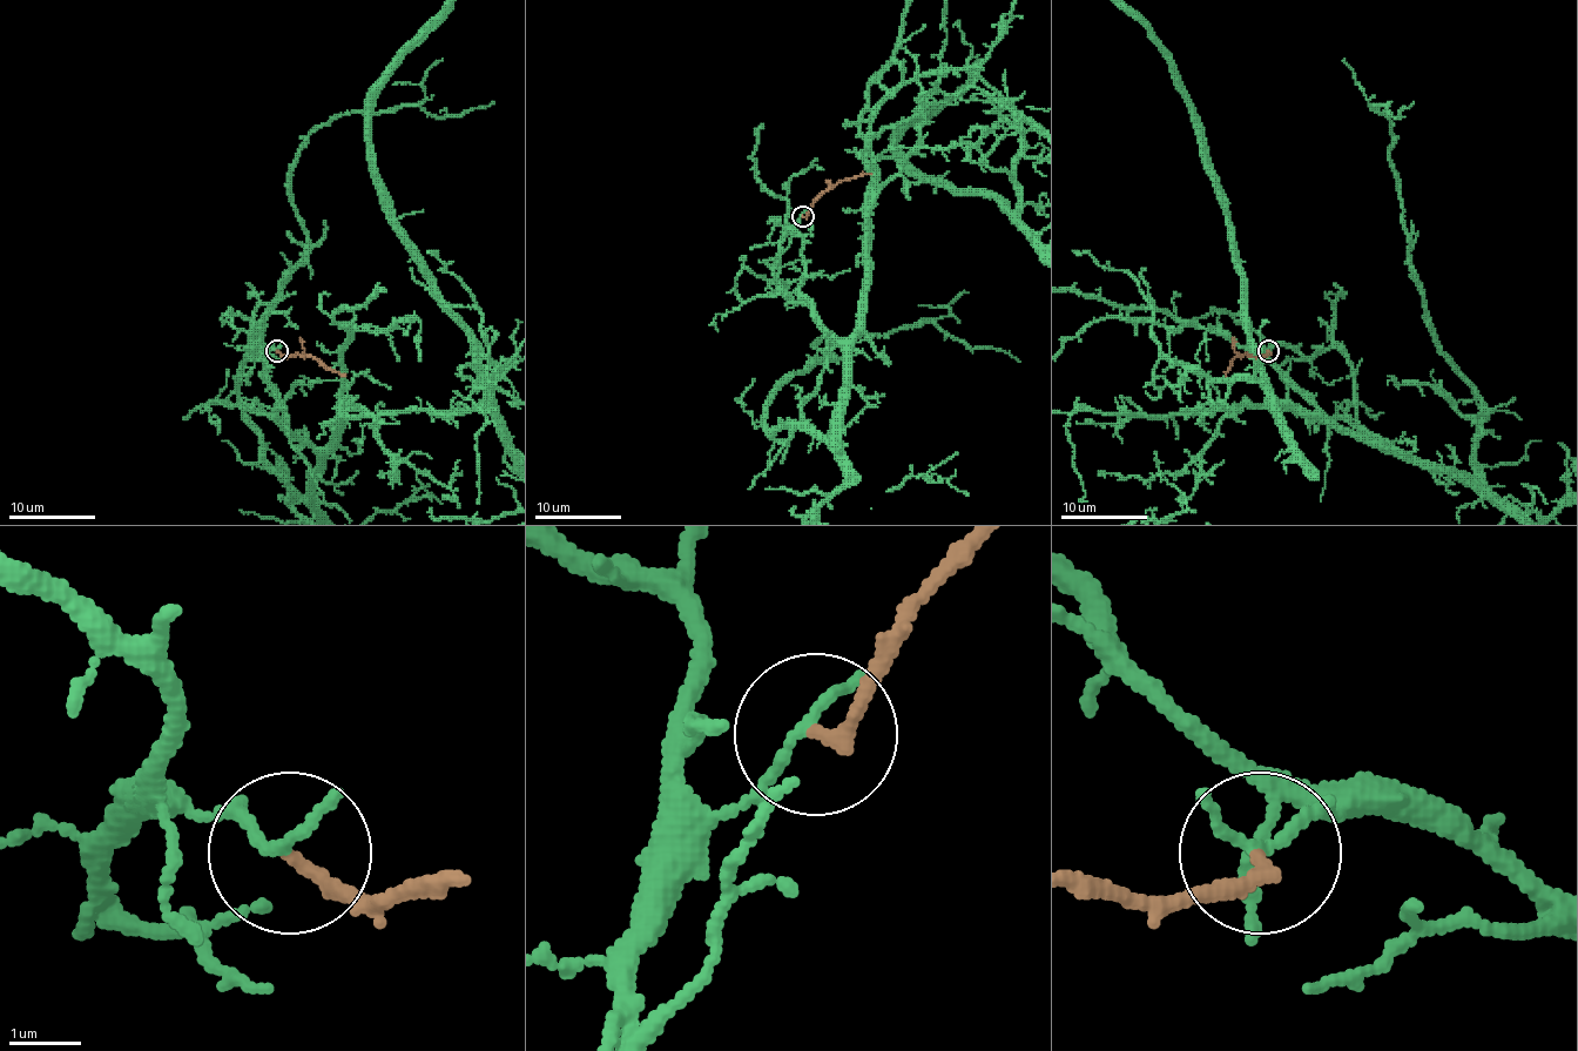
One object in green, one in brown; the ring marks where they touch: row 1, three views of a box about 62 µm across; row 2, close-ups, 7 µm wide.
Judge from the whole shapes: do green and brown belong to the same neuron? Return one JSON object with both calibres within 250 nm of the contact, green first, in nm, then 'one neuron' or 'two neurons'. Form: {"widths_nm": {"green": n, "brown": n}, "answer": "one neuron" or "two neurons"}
{"widths_nm": {"green": 130, "brown": 200}, "answer": "two neurons"}

